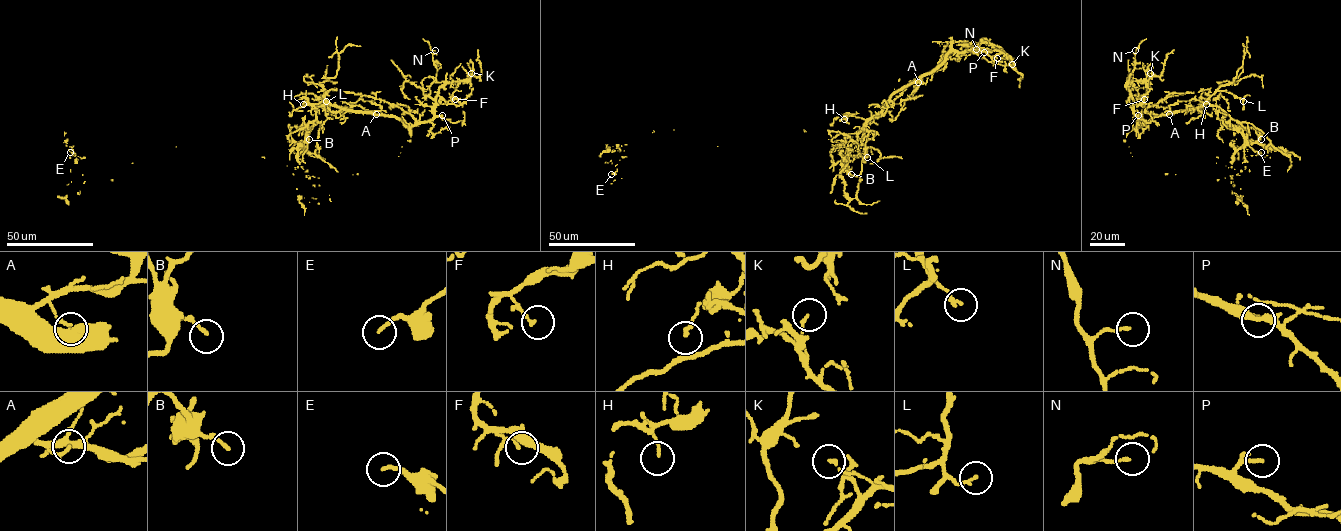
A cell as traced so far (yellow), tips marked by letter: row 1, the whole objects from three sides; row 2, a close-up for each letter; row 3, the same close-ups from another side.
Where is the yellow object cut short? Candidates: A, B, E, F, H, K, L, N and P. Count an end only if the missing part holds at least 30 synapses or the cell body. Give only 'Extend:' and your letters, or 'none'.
Extend: P

